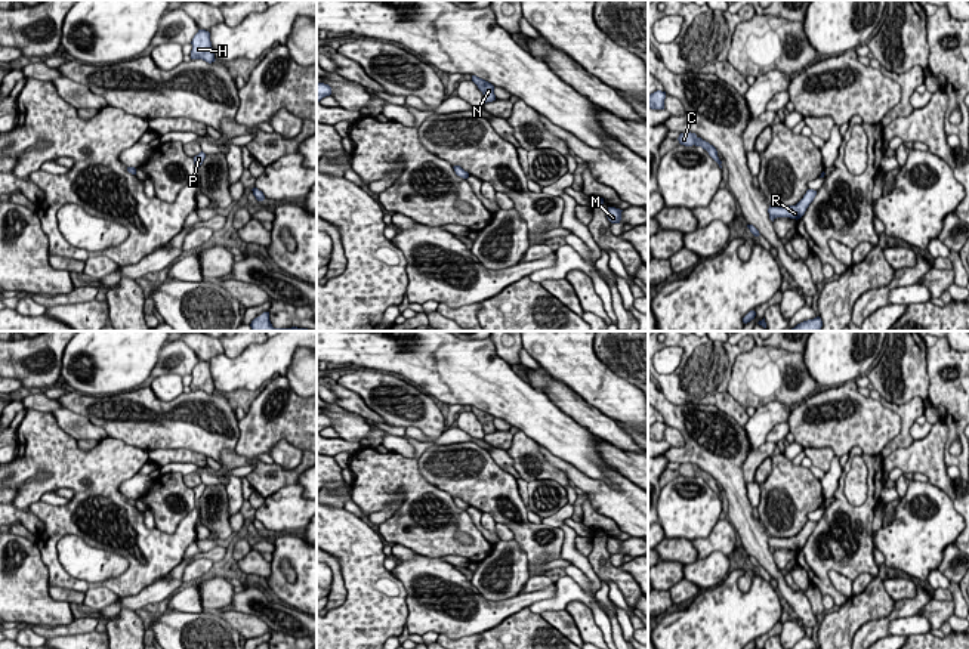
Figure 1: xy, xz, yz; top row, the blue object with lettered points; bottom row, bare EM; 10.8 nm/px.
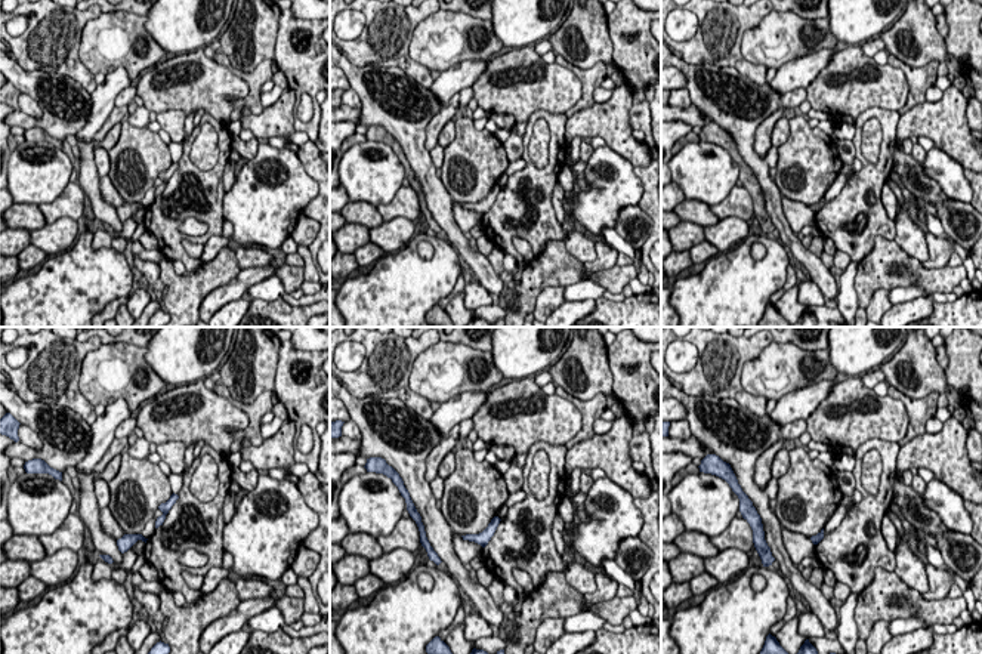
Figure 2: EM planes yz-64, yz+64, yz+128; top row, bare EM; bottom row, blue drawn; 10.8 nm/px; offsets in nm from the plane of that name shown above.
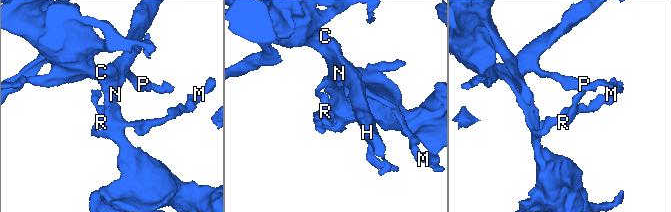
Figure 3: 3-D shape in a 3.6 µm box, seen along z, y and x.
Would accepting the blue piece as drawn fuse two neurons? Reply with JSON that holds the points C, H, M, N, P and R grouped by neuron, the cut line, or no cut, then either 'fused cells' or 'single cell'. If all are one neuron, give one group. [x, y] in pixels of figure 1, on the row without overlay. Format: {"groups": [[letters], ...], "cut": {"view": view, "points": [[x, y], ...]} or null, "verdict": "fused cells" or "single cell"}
{"groups": [["C", "H", "M", "N", "P", "R"]], "cut": null, "verdict": "single cell"}

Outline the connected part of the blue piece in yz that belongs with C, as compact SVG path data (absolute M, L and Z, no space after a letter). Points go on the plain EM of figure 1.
M685 463L685 464L681 464L679 469L678 469L679 475L681 476L685 476L685 478L701 478L703 480L706 480L709 483L709 486L719 495L719 498L722 500L722 492L719 491L718 488L718 482L713 476L710 476L709 473L703 472L701 469L698 469L695 464L691 464L691 463Z

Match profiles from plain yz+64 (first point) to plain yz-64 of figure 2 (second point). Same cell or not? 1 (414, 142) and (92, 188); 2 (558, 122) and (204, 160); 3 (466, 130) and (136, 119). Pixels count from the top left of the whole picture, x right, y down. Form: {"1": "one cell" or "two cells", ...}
{"1": "one cell", "2": "two cells", "3": "two cells"}

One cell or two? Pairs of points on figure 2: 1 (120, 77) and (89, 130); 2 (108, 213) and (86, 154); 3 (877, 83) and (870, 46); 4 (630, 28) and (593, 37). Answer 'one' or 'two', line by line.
1: one
2: one
3: two
4: two

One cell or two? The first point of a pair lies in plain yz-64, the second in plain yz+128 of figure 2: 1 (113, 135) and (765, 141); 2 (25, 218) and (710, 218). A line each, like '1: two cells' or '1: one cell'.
1: two cells
2: one cell

